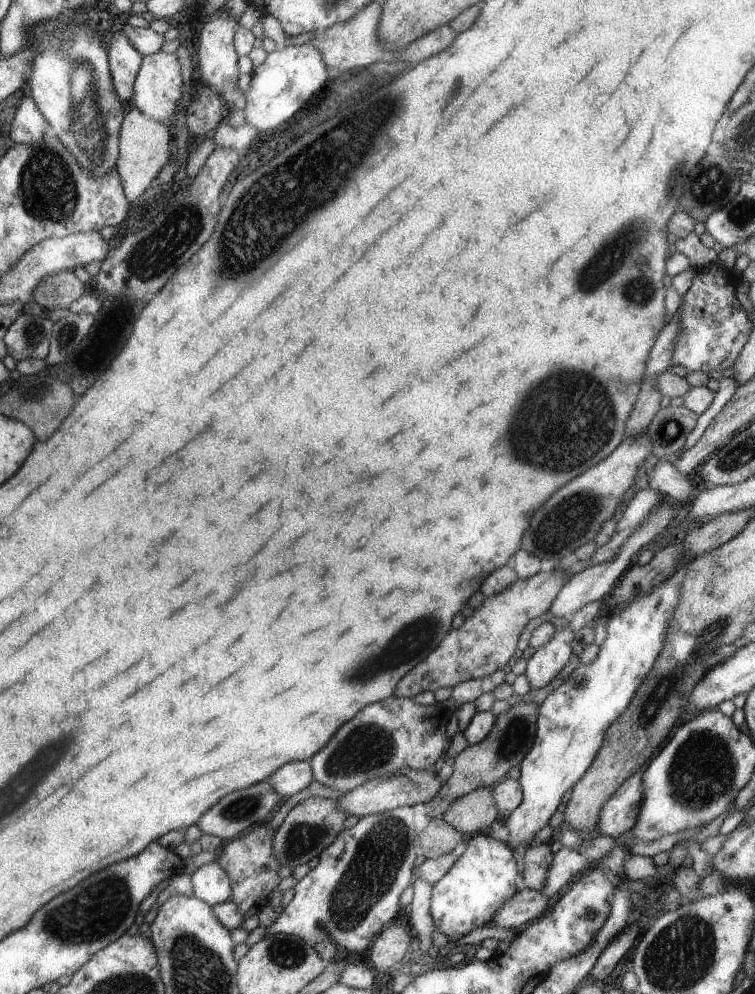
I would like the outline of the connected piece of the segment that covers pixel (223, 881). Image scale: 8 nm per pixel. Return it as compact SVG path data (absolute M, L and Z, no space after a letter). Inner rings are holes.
M217 861L200 866L191 873L194 896L206 901L210 906L230 901L234 886L225 868Z

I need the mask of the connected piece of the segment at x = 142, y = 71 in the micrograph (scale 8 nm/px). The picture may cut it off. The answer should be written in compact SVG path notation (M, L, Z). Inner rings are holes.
M158 51L148 56L143 55L141 65L134 81L134 94L131 104L134 104L147 117L158 120L161 123L170 122L170 118L176 114L180 98L182 98L182 72L181 61L176 53Z

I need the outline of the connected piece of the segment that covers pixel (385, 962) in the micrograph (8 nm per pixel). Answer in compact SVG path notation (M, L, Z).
M394 926L385 928L377 939L374 940L373 946L370 947L370 964L376 970L388 970L392 964L401 962L404 958L404 952L408 948L408 930L406 926Z

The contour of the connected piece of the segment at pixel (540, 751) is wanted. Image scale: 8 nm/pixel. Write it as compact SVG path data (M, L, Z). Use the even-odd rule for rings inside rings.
M679 575L666 578L666 582L656 585L646 596L636 597L629 605L611 612L608 635L597 659L591 664L580 663L568 680L544 700L537 718L535 743L519 766L523 802L501 819L508 828L506 844L513 850L522 848L526 852L534 834L550 822L564 794L572 790L592 766L610 726L628 708L637 688L652 672L664 648L668 622L680 602L678 578Z

